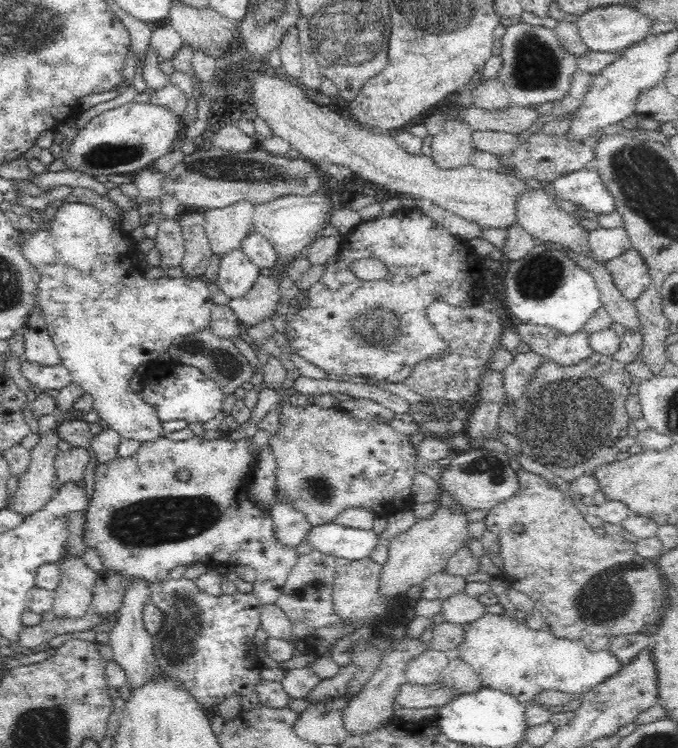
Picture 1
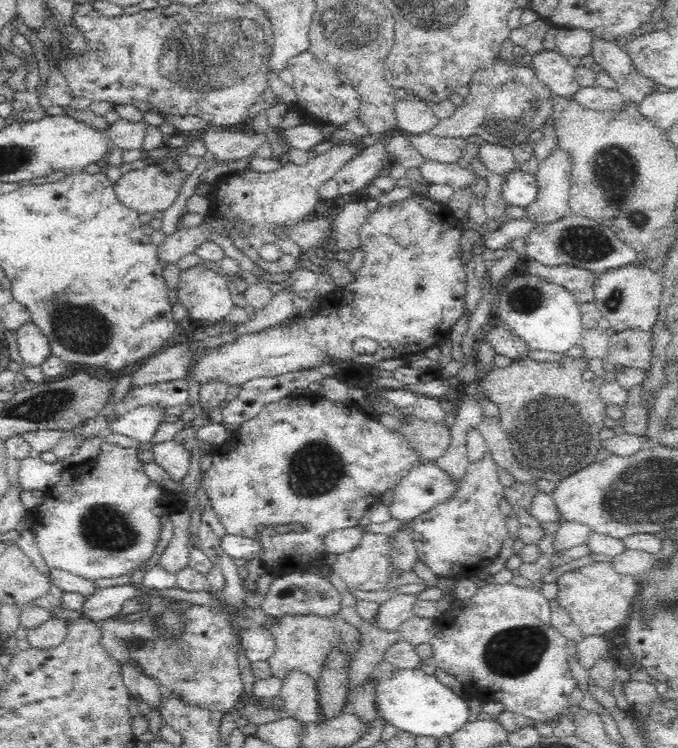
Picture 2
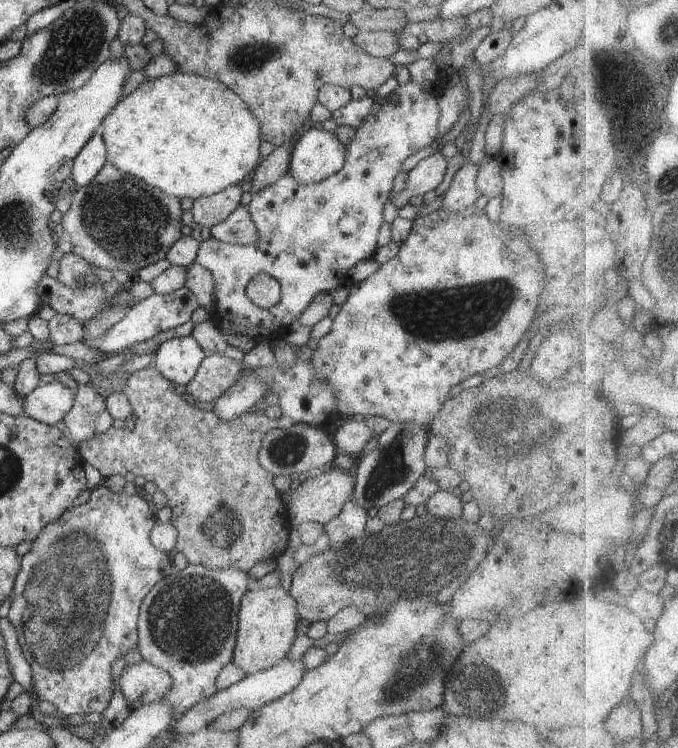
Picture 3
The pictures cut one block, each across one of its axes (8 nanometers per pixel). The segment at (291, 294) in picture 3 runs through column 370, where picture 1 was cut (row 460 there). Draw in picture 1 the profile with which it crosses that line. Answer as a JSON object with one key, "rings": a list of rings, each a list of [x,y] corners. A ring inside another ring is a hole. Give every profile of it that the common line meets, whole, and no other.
{"rings":[[[160,437],[154,442],[142,442],[138,450],[129,457],[116,457],[115,460],[106,462],[106,464],[98,464],[96,466],[96,476],[94,476],[95,490],[90,496],[88,509],[86,509],[86,522],[84,522],[84,544],[88,548],[96,549],[101,556],[101,562],[104,570],[121,572],[121,574],[129,574],[129,576],[137,576],[144,578],[150,583],[157,583],[162,579],[169,578],[170,570],[176,566],[192,566],[196,562],[202,562],[204,565],[211,566],[213,569],[221,566],[233,564],[237,567],[240,564],[254,568],[257,577],[253,582],[253,593],[260,599],[263,605],[275,604],[277,598],[282,594],[283,586],[291,568],[294,568],[299,555],[294,547],[284,547],[274,539],[273,520],[270,514],[271,508],[266,510],[258,506],[250,500],[248,489],[252,484],[252,472],[258,464],[257,453],[252,444],[252,438],[242,440],[227,440],[226,438],[218,438],[216,440],[204,440],[204,438],[194,437],[184,442],[174,442],[166,437]],[[182,470],[188,470],[192,473],[190,480],[185,483],[178,480],[176,475]]]}

